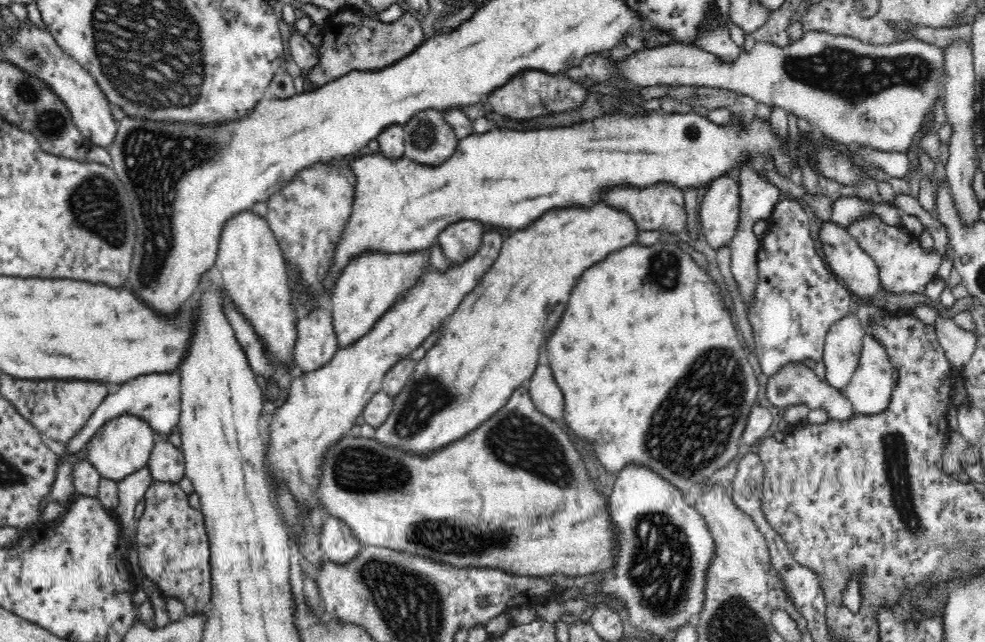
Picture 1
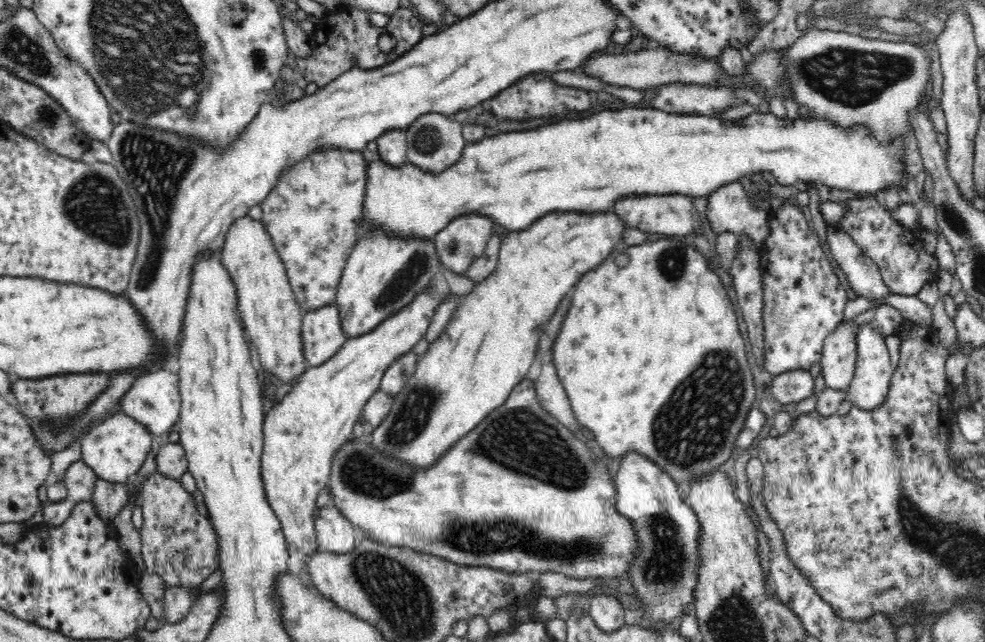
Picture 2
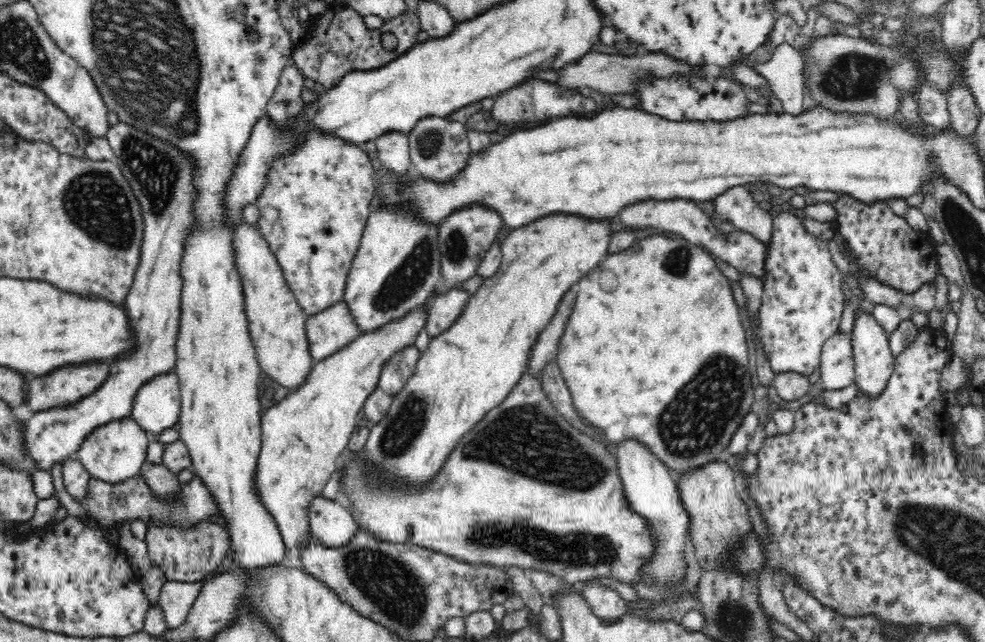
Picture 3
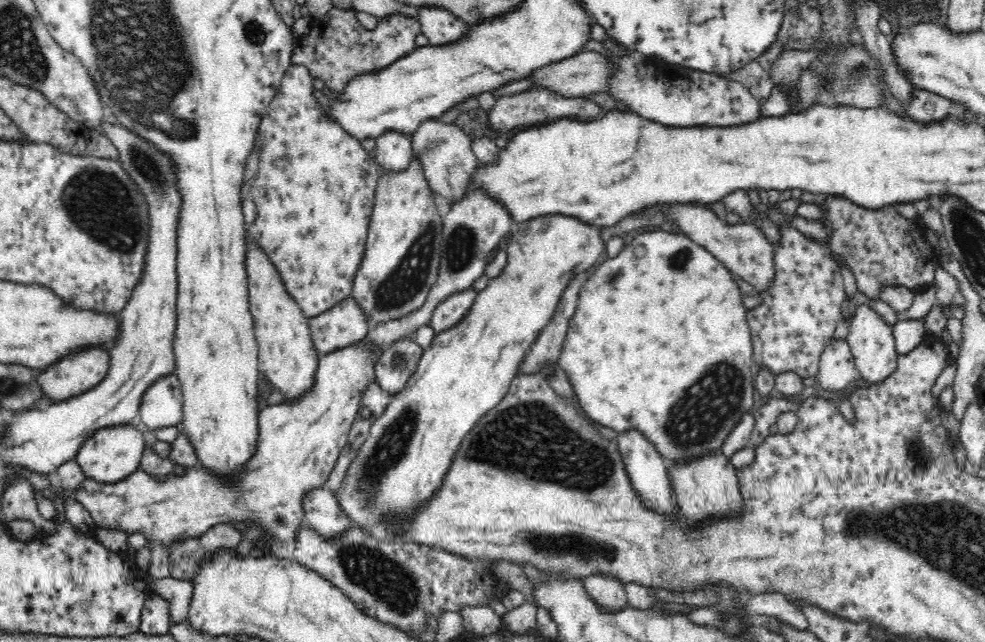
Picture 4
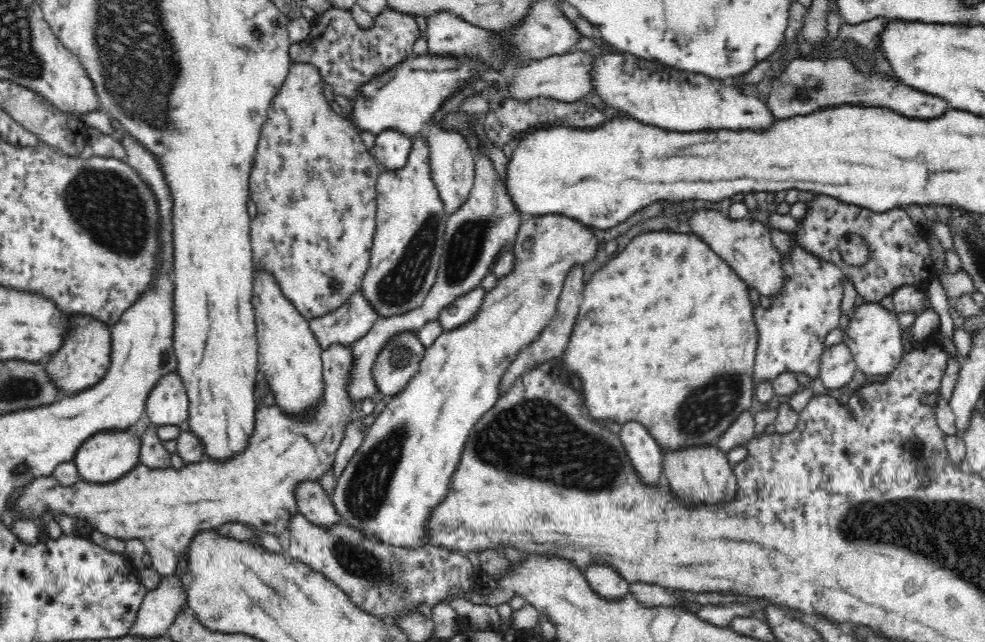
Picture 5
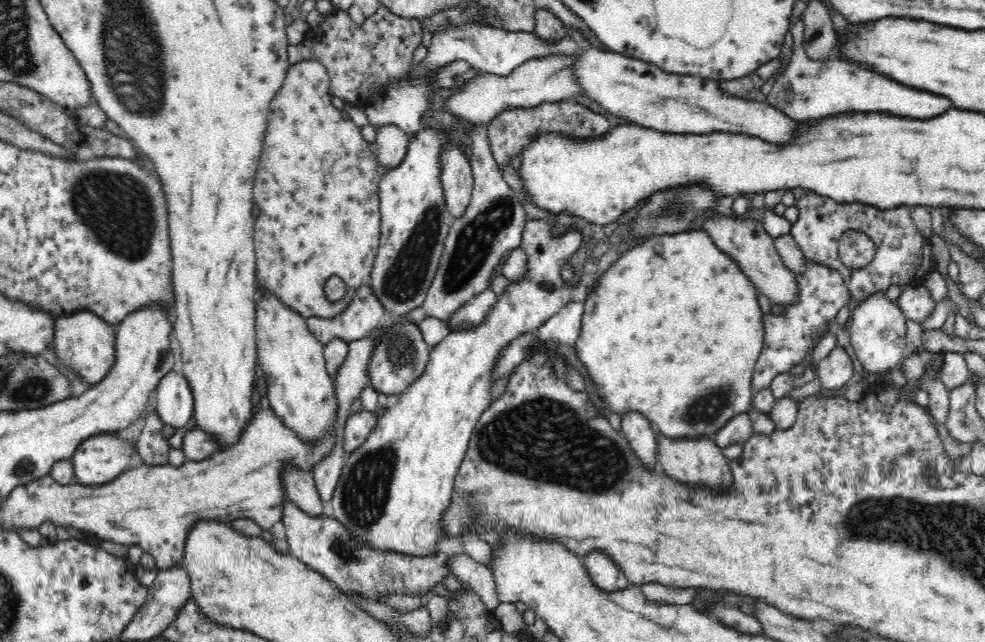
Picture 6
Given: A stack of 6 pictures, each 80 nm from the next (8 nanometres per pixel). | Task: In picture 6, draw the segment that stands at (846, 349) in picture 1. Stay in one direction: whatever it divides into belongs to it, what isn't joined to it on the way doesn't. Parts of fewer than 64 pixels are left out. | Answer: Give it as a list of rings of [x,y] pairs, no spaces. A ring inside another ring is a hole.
[[[843,347],[833,348],[830,354],[822,358],[821,362],[814,367],[816,376],[820,380],[822,393],[831,393],[842,388],[854,376],[854,364],[850,354],[848,355]]]

